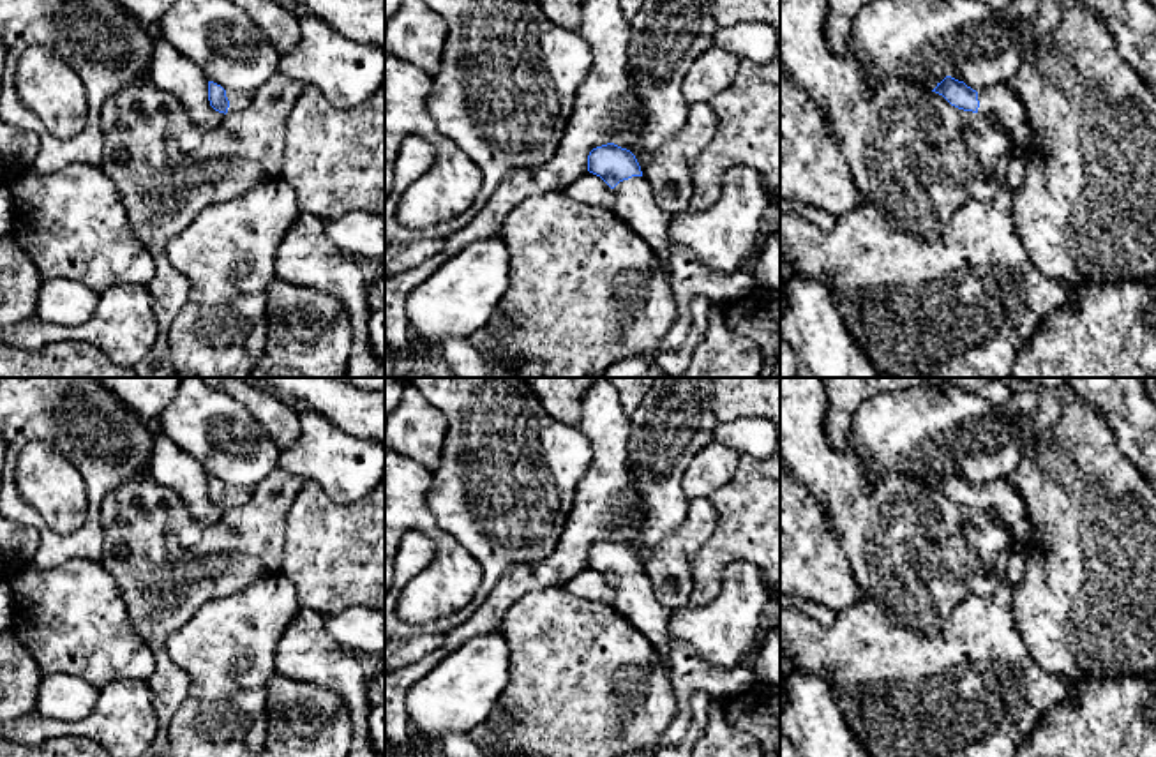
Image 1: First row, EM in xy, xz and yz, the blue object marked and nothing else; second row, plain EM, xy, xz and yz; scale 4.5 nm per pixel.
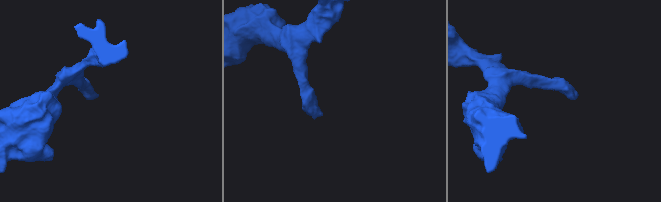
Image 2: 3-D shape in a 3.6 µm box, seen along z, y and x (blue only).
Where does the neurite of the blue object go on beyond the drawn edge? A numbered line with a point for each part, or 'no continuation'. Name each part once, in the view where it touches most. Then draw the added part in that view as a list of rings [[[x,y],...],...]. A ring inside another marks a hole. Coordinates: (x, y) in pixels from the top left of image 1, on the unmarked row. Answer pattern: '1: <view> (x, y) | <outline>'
1: xz (634, 599) | [[[644,572],[623,575],[612,586],[614,611],[657,648],[664,665],[669,669],[672,609],[657,600],[651,581]]]

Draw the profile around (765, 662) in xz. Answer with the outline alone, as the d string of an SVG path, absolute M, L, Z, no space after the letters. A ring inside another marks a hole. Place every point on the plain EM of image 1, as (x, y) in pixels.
M780 623L764 635L759 635L750 667L755 681L780 690Z

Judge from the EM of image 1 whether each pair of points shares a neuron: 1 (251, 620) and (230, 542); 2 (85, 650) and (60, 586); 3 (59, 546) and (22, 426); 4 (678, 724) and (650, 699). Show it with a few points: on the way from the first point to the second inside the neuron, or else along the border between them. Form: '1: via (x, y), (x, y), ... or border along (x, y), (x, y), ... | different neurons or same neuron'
1: border along (277, 570), (203, 606) | different neurons
2: via (85, 634), (60, 609), (60, 602) | same neuron
3: via (94, 519), (96, 468), (62, 434) | same neuron
4: border along (671, 676), (675, 717), (659, 738) | different neurons

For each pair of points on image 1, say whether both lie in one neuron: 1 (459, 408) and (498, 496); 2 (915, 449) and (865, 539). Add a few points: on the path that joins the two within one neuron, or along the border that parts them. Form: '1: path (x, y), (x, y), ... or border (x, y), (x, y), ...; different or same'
1: path (480, 429), (498, 447), (498, 475); same
2: border (863, 456), (872, 480), (900, 473), (930, 486); different

